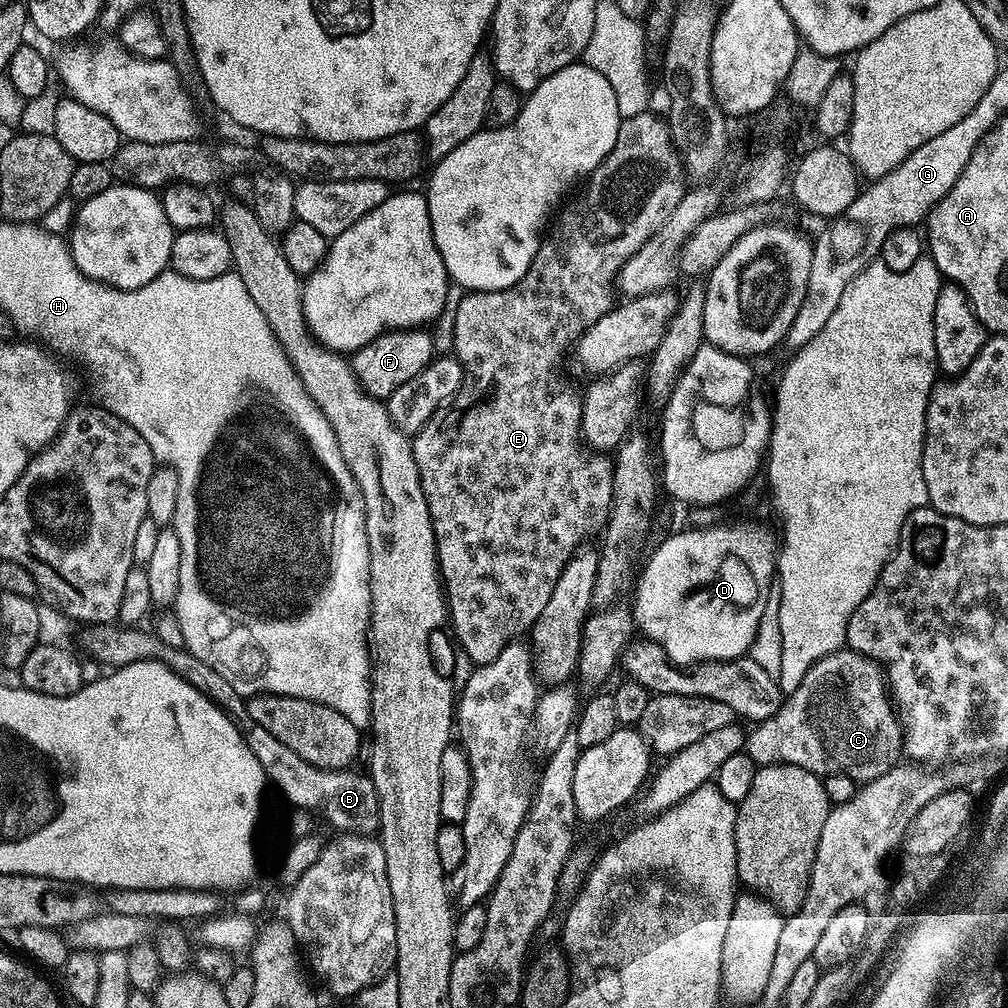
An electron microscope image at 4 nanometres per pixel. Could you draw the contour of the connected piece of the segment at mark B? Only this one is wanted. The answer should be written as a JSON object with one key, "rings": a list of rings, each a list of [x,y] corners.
{"rings":[[[249,723],[246,739],[254,758],[258,758],[258,766],[262,766],[265,777],[276,783],[276,788],[291,803],[291,807],[311,809],[312,796],[324,796],[324,816],[340,828],[344,834],[372,834],[380,826],[380,807],[378,794],[374,790],[372,777],[363,771],[352,772],[348,768],[319,768],[294,754],[290,746],[282,746],[270,730],[262,730],[262,726]]]}

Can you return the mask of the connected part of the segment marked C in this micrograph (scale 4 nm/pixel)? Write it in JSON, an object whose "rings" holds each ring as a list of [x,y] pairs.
{"rings":[[[851,650],[832,652],[817,662],[779,711],[753,728],[756,729],[747,733],[743,746],[753,765],[797,764],[818,777],[842,774],[857,782],[867,782],[897,767],[896,758],[902,754],[902,726],[886,691],[885,675],[878,664]]]}

